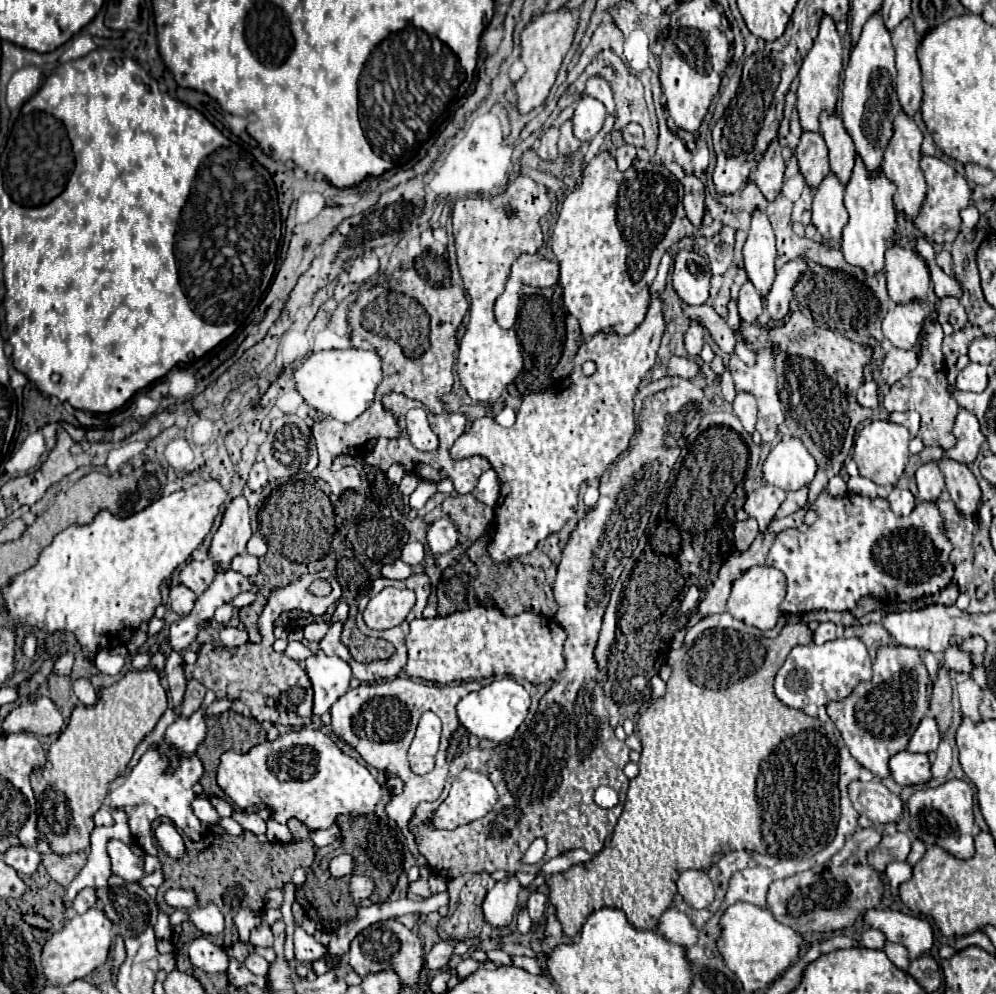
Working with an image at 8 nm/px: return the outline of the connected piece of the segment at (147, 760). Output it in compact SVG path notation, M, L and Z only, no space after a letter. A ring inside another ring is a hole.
M154 744L148 752L142 754L138 764L126 774L126 778L108 794L108 806L114 808L126 808L126 814L130 816L130 832L134 842L150 856L156 856L156 846L152 840L152 822L156 818L170 818L180 830L188 834L190 840L198 842L202 838L202 826L200 820L192 812L192 800L194 792L192 786L202 778L204 766L202 760L194 754L194 760L186 760L186 756L180 754L180 750L174 748L174 772L166 772L166 760L162 760L162 748Z

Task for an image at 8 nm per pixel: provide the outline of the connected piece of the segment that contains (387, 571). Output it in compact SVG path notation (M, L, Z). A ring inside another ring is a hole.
M394 560L392 564L382 566L382 576L384 578L394 578L394 580L404 580L412 574L412 566L402 562L402 560Z

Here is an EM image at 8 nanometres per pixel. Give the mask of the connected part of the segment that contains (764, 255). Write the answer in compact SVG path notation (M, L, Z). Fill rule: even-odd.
M756 208L752 212L752 226L748 230L748 240L744 244L744 266L748 278L762 296L768 294L776 276L774 258L776 258L776 244L772 224L766 212L762 208Z

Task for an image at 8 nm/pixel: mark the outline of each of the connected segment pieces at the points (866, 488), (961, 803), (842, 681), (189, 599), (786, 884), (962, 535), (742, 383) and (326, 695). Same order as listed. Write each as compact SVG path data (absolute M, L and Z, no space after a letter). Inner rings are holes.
M862 476L848 480L848 492L860 494L860 496L868 496L868 498L874 498L874 496L886 498L886 496L888 496L888 488L882 488L882 486L874 484L874 482L868 482L868 480L862 478Z
M946 780L936 788L916 790L908 800L910 832L916 834L926 846L940 846L956 858L974 856L974 816L972 816L974 792L964 780Z
M836 638L822 646L806 644L794 646L784 666L778 670L774 680L774 694L780 702L792 708L806 708L808 704L828 706L834 700L846 698L860 682L870 680L872 660L866 646L858 638Z
M184 584L174 586L170 590L168 604L178 616L188 616L192 612L192 608L194 608L194 602L196 602L196 594L190 588L186 588Z
M884 824L862 828L860 832L848 836L844 848L824 866L816 866L792 878L776 880L774 884L770 884L766 900L772 916L780 924L794 928L802 936L806 934L826 936L830 932L852 926L854 920L860 918L866 910L878 908L884 894L884 884L882 884L882 876L868 866L866 854L880 842L882 834L884 834Z
M950 498L938 500L936 504L938 504L938 510L944 518L944 532L954 546L950 552L950 562L960 564L964 560L972 560L972 556L974 556L974 548L972 548L974 522L972 522L972 518L958 512Z
M764 348L764 350L756 352L756 364L754 366L746 366L738 356L730 356L730 362L728 362L728 370L732 372L736 388L738 390L748 390L758 400L756 430L762 434L762 442L772 442L776 432L778 432L778 426L784 422L784 408L782 408L782 402L778 398L778 388L776 388L774 356L776 356L776 348Z
M322 652L306 658L304 670L314 690L314 716L320 718L342 694L348 692L352 670L342 658L326 656Z

